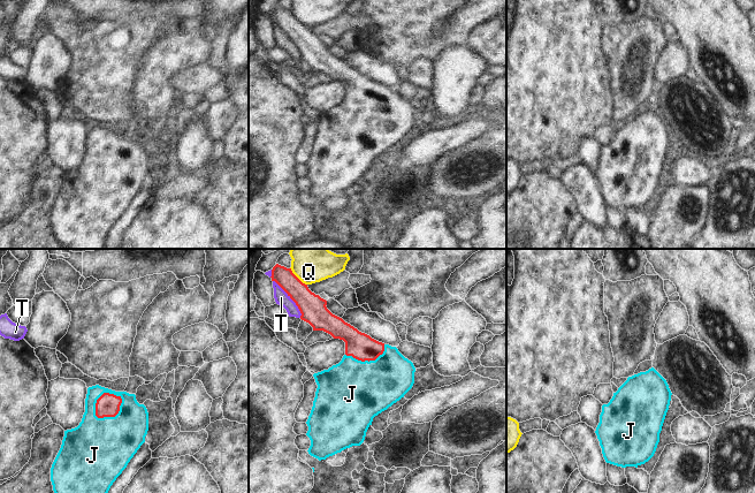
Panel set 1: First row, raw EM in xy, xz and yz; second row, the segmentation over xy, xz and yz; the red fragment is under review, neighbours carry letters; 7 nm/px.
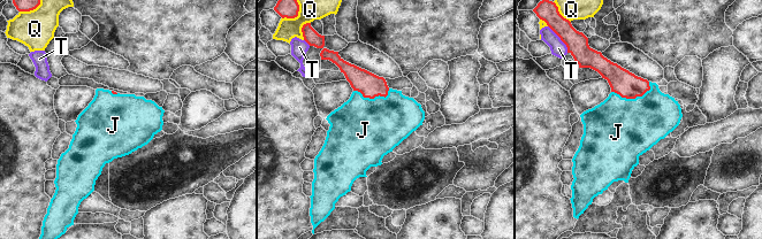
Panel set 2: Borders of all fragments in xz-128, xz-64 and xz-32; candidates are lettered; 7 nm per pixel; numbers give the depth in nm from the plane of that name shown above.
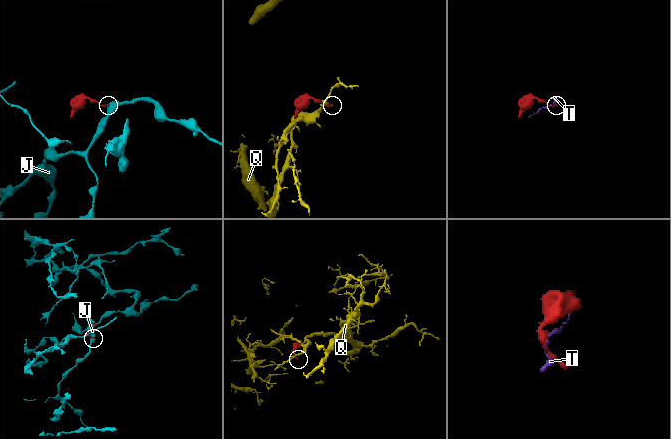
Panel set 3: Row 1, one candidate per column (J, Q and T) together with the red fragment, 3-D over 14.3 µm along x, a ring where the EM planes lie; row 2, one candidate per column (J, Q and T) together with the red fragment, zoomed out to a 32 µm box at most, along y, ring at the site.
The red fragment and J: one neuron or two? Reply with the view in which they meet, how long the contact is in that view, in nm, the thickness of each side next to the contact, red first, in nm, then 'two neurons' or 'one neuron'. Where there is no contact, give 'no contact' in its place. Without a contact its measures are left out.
xy | 240 nm | 160/440 nm | one neuron

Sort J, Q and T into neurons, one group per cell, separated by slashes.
J / Q / T

